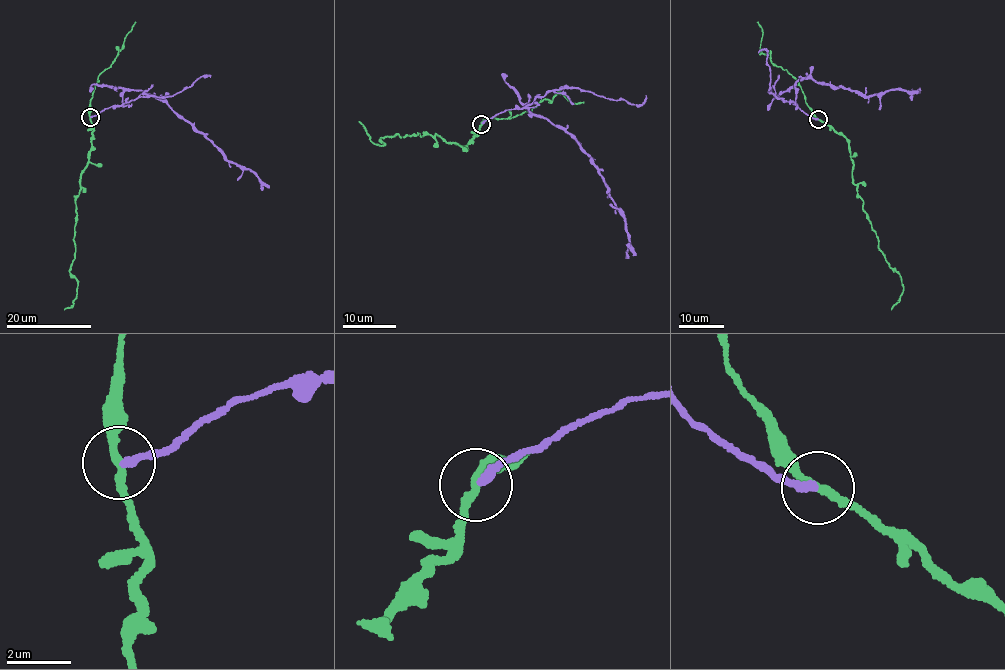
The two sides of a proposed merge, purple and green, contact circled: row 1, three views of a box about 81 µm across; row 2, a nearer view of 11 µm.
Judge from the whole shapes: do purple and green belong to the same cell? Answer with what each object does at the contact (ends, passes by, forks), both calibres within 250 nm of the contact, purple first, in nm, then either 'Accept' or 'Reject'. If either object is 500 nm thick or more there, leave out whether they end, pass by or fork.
At the ring purple ends. At the ring green passes by. Thickness 260 nm (purple) against 240 nm. Reject

